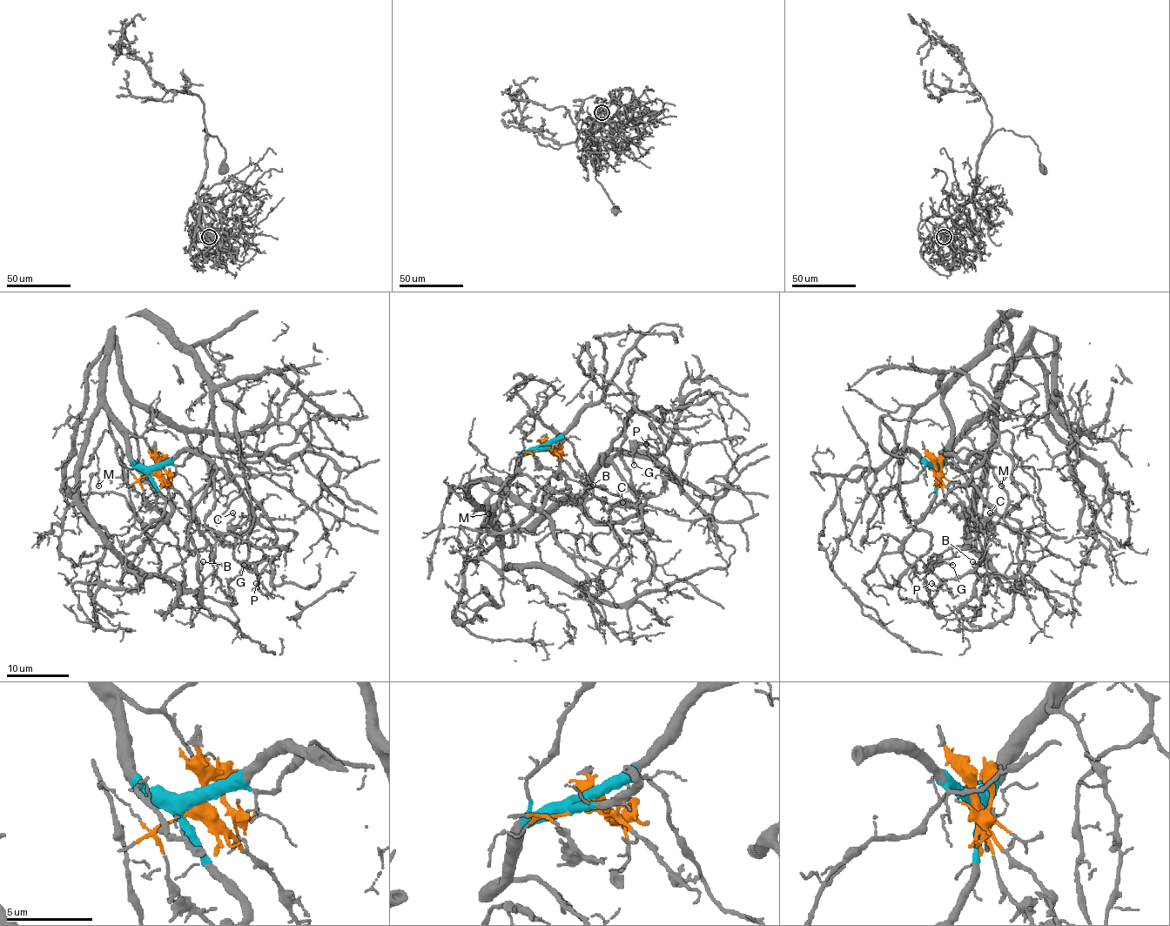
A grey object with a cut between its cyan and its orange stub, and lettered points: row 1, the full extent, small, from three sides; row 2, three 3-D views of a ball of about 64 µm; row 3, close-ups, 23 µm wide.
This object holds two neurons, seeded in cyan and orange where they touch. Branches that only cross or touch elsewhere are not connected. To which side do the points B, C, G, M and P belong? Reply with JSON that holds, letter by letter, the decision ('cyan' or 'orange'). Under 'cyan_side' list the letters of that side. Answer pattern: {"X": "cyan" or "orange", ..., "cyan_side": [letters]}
{"B": "orange", "C": "orange", "G": "orange", "M": "cyan", "P": "orange", "cyan_side": ["M"]}

